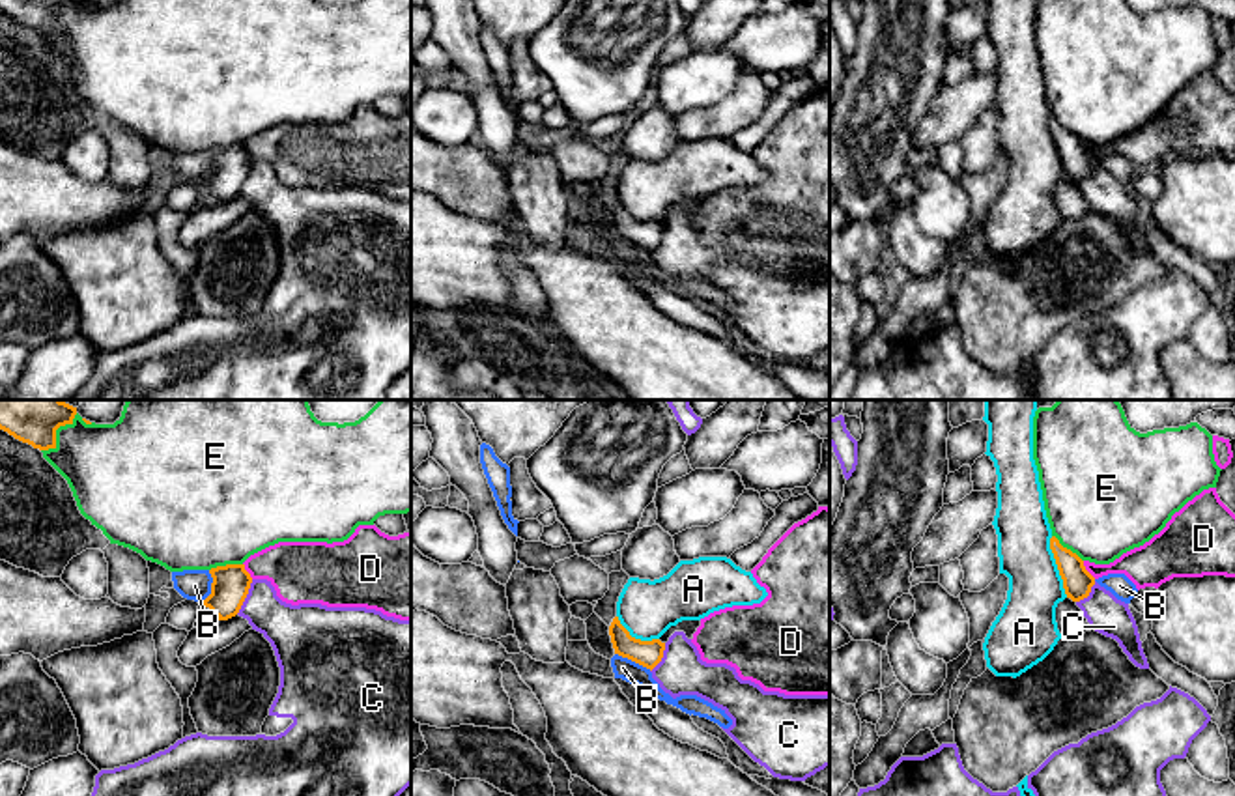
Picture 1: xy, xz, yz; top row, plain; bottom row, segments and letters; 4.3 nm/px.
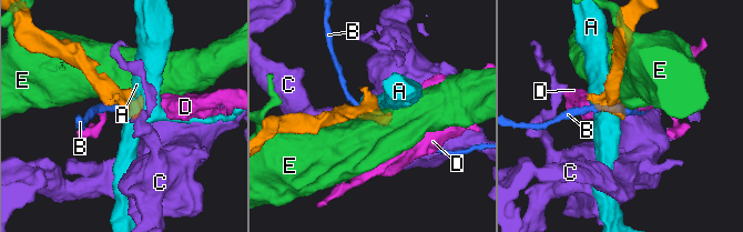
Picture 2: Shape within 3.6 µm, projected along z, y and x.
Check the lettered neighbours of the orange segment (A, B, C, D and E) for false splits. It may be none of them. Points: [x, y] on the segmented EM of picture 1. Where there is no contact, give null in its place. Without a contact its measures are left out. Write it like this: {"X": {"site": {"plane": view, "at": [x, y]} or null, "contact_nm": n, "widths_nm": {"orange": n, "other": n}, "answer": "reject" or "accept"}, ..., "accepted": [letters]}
{"A": {"site": {"plane": "yz", "at": [1058, 567]}, "contact_nm": 280, "widths_nm": {"orange": 130, "other": 240}, "answer": "reject"}, "B": {"site": {"plane": "xz", "at": [634, 660]}, "contact_nm": 180, "widths_nm": {"orange": 110, "other": 90}, "answer": "reject"}, "C": {"site": {"plane": "xy", "at": [245, 596]}, "contact_nm": 170, "widths_nm": {"orange": 160, "other": 220}, "answer": "reject"}, "D": {"site": {"plane": "yz", "at": [1086, 570]}, "contact_nm": 100, "widths_nm": {"orange": 130, "other": 170}, "answer": "reject"}, "E": {"site": {"plane": "xy", "at": [55, 434]}, "contact_nm": 220, "widths_nm": {"orange": 260, "other": 360}, "answer": "reject"}, "accepted": []}

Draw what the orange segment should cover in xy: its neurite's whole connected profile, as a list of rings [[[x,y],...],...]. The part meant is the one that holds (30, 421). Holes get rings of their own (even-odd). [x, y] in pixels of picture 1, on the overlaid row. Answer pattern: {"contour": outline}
{"contour": [[[0,400],[0,430],[39,450],[56,448],[56,430],[75,415],[62,400]]]}

